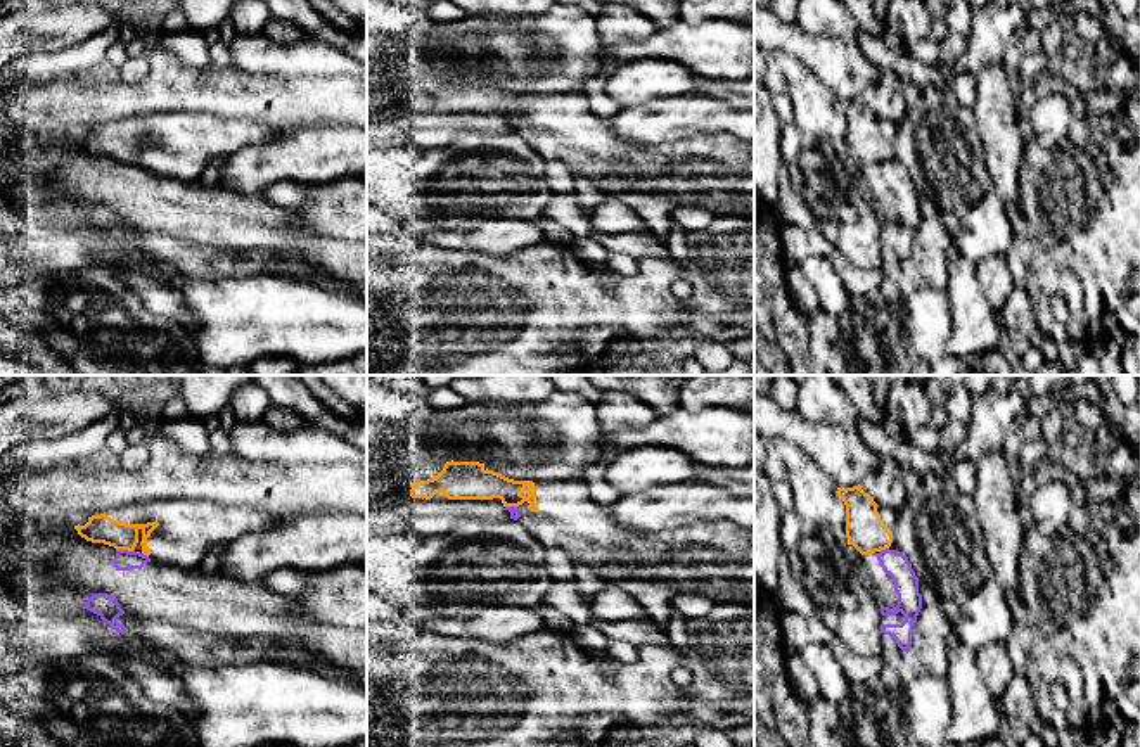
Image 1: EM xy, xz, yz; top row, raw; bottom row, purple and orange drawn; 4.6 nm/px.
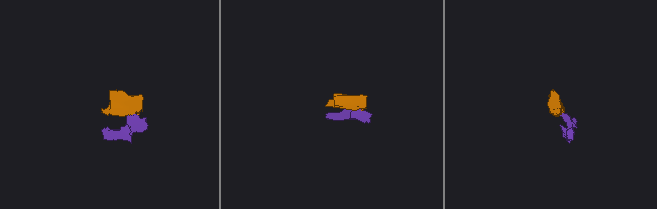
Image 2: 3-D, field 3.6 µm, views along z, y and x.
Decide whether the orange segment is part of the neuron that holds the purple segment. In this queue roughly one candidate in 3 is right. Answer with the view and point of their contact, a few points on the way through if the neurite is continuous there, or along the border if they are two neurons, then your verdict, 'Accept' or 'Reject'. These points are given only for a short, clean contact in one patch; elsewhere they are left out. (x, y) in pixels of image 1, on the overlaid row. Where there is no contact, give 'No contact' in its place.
Touches purple at xy (125, 550). Boundary: xy (116, 549), (134, 550). Reject

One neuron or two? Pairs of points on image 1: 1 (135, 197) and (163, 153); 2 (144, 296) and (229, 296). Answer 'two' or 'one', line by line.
1: two
2: two

